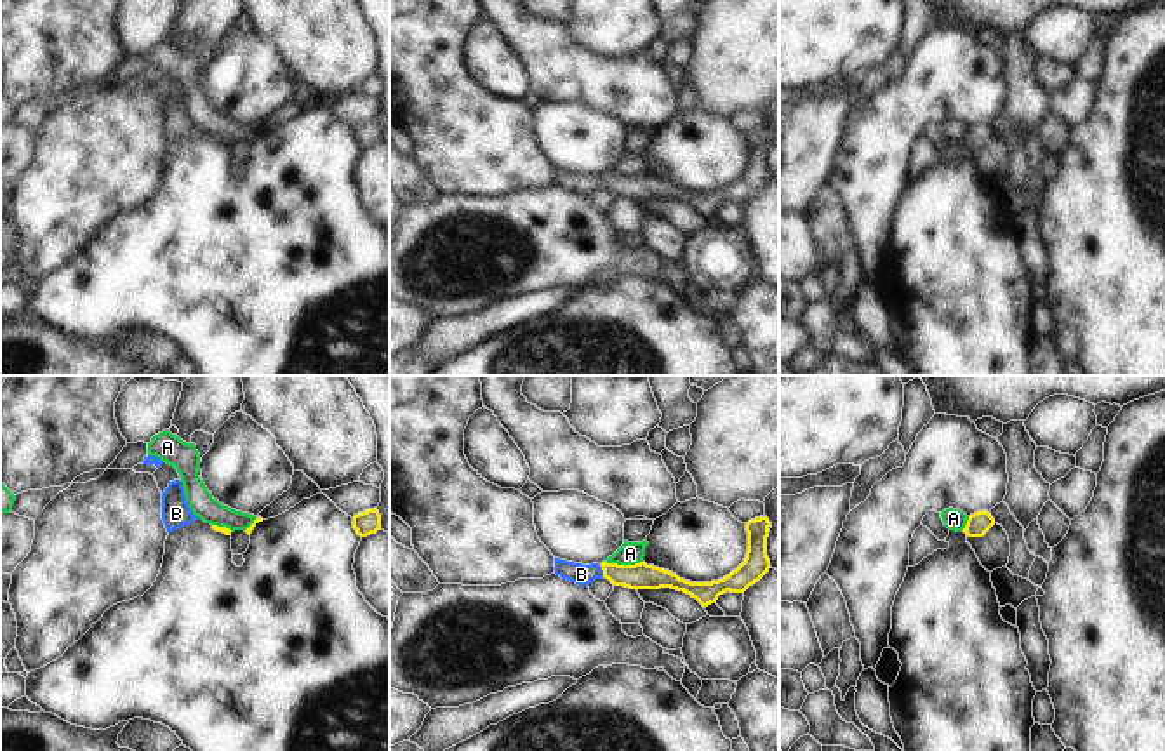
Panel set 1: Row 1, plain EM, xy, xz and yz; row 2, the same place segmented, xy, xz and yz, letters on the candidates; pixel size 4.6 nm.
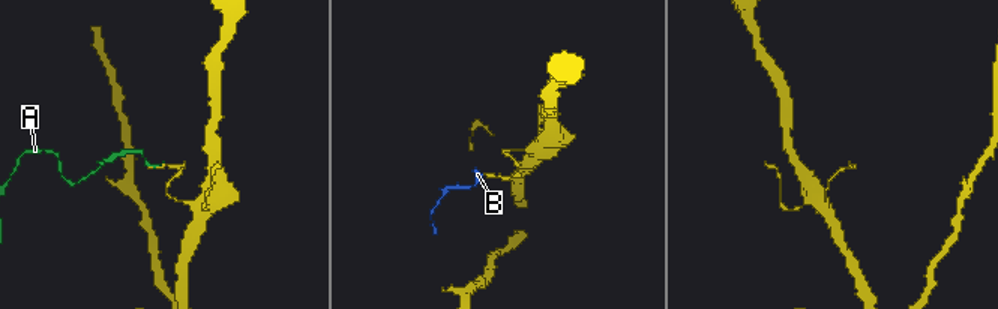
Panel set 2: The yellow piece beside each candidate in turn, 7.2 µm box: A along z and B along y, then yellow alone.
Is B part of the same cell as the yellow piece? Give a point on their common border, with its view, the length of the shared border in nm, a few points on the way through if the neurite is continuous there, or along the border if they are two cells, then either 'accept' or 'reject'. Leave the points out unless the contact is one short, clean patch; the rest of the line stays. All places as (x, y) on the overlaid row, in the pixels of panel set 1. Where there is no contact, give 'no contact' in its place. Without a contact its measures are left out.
xz (602, 569) | 70 nm | across xz (640, 576), (619, 576), (602, 569), (581, 574) | accept

